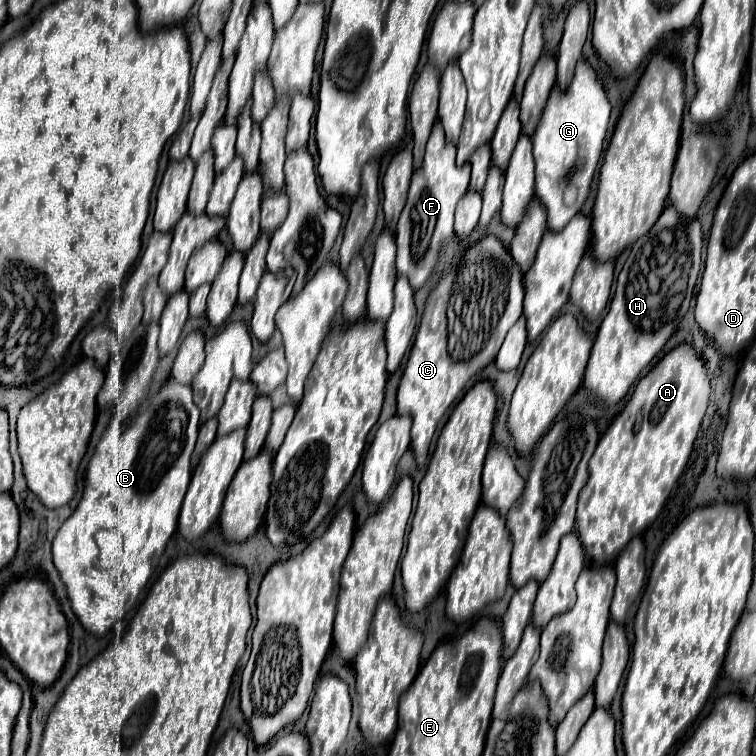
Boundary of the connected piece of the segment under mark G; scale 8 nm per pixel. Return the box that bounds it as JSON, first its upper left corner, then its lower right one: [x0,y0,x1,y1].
[531,60,611,232]

